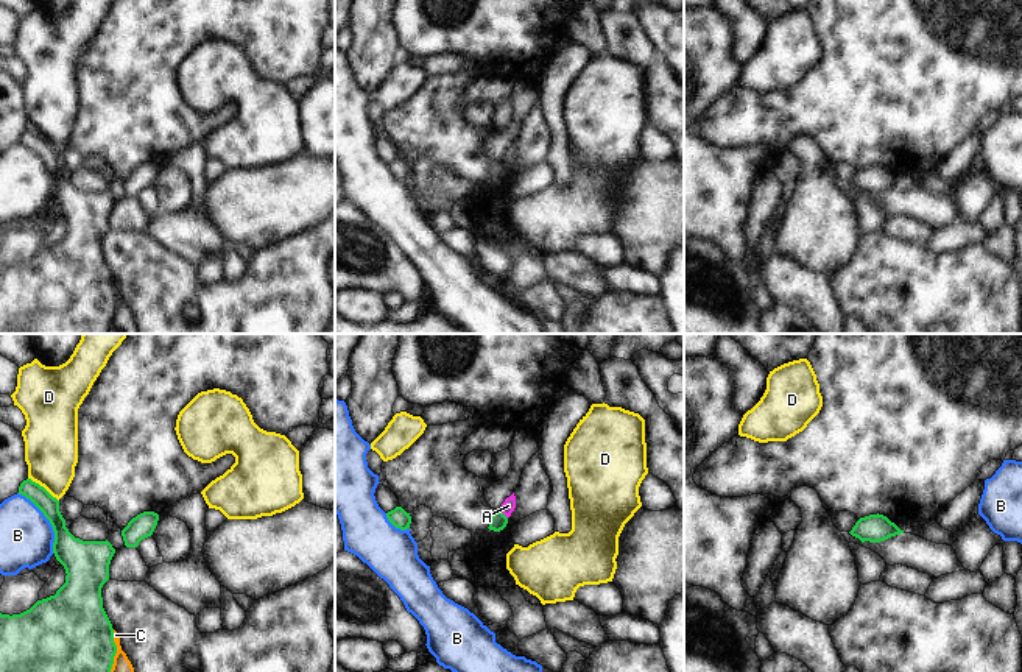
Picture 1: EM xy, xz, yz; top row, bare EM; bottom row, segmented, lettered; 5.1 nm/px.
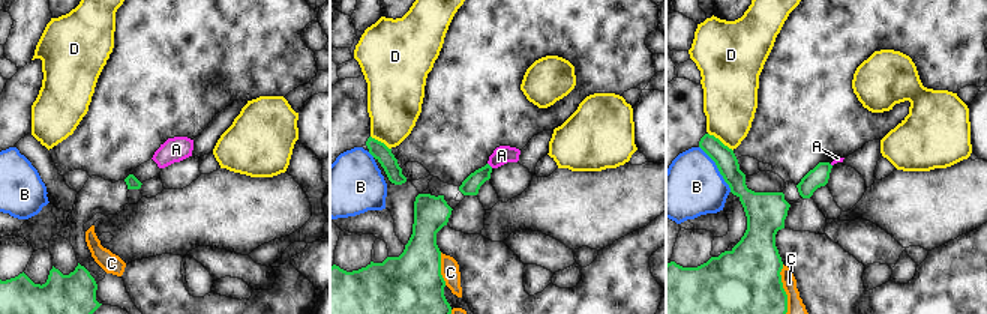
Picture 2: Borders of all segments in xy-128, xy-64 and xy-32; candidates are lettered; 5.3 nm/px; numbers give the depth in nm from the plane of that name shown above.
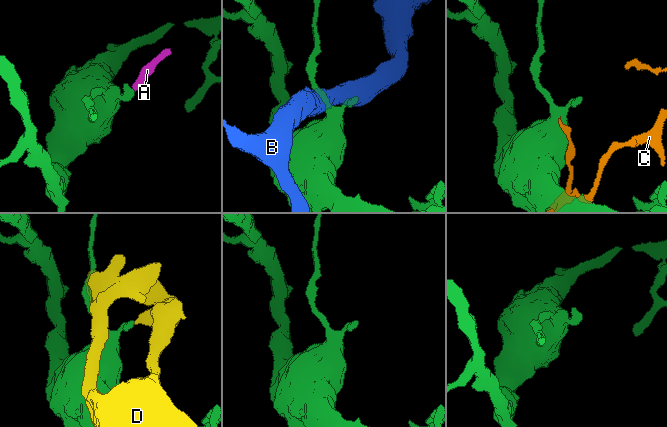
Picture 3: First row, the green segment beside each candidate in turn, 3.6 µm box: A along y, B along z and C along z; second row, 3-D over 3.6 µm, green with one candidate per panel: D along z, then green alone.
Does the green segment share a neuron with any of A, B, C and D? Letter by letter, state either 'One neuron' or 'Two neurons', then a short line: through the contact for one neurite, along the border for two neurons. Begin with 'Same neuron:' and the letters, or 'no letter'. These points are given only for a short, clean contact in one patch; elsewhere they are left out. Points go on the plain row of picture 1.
Same neuron: no letter
A: Two neurons. Line: xz (499, 161), (507, 169)
B: Two neurons
C: Two neurons
D: Two neurons

